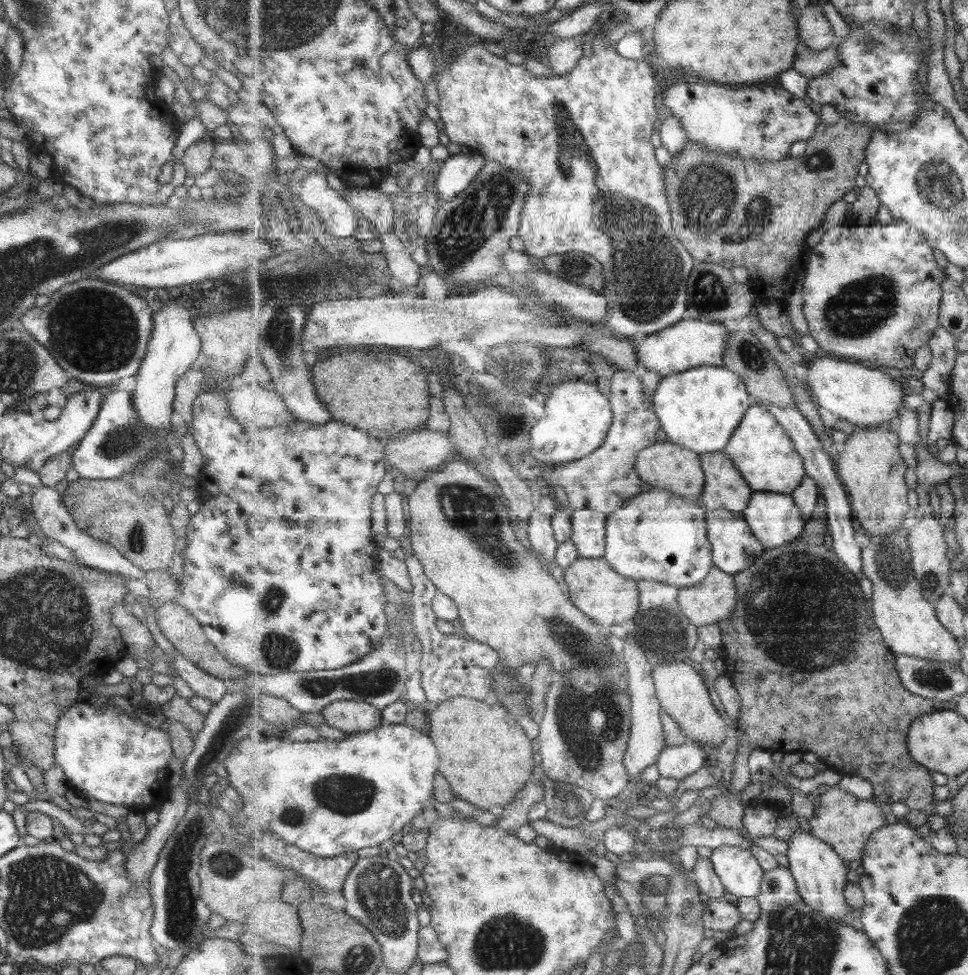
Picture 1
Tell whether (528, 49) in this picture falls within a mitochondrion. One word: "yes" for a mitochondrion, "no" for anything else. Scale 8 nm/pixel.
no

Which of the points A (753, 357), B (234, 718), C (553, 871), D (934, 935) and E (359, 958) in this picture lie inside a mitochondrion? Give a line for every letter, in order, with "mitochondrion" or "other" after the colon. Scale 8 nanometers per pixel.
A: mitochondrion
B: mitochondrion
C: other
D: mitochondrion
E: mitochondrion

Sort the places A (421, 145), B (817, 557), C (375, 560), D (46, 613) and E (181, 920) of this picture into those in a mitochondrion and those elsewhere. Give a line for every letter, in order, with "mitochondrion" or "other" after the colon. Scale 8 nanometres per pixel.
A: other
B: other
C: other
D: mitochondrion
E: mitochondrion

